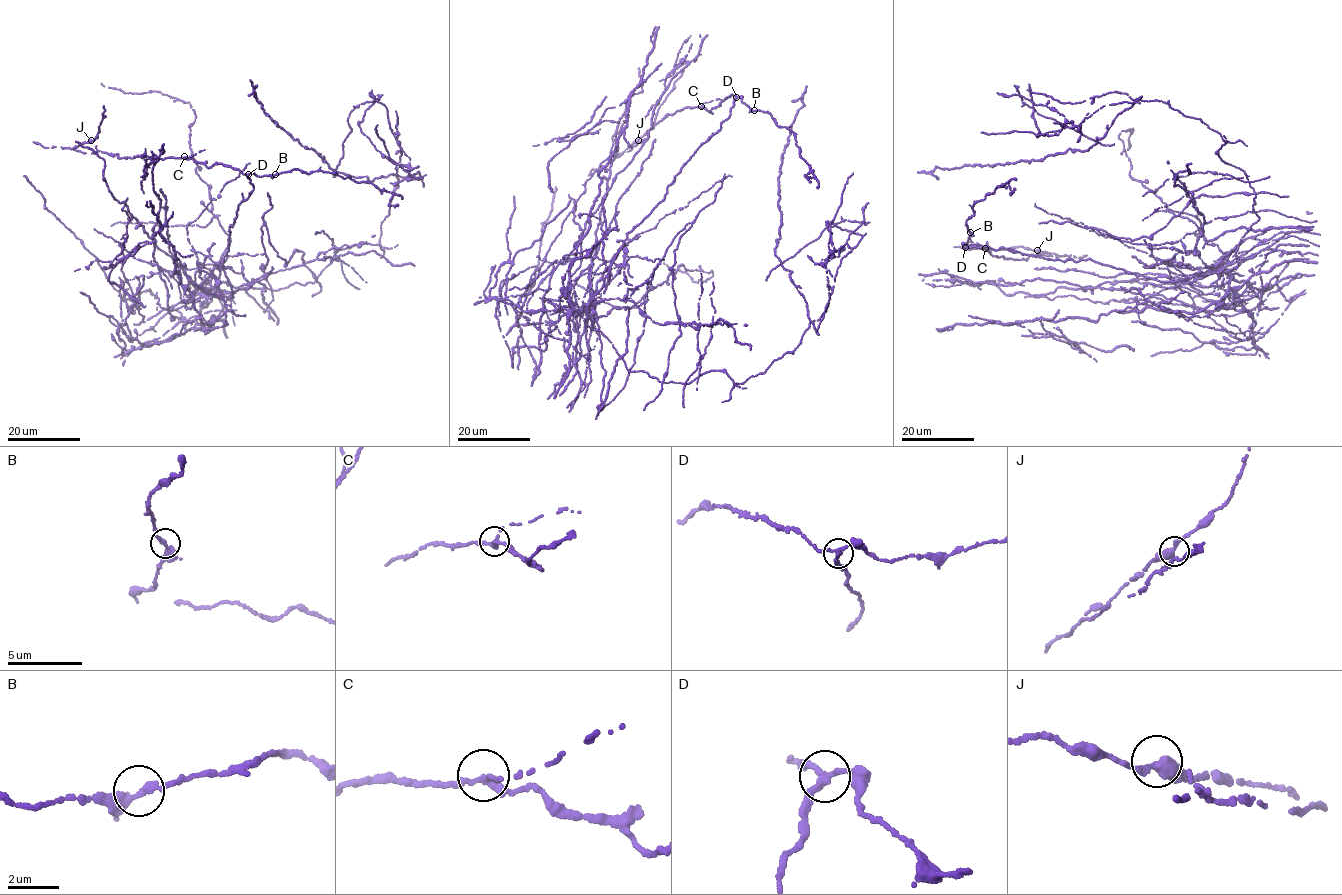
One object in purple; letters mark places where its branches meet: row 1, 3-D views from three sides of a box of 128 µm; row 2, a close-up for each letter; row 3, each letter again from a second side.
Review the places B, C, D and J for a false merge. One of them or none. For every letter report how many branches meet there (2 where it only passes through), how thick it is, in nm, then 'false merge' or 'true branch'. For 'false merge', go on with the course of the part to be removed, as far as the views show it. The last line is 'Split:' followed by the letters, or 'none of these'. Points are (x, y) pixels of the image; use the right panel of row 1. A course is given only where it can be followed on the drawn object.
B: 2 branches meet; 320 nm thick; true branch
C: 3 branches meet; 260 nm thick; true branch
D: 3 branches meet; 240 nm thick; false merge
J: 2 branches meet; 400 nm thick; true branch
Split: D

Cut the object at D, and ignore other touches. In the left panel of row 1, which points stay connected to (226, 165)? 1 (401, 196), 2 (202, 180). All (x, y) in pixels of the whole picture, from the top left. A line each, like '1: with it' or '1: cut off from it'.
1: with it
2: cut off from it

